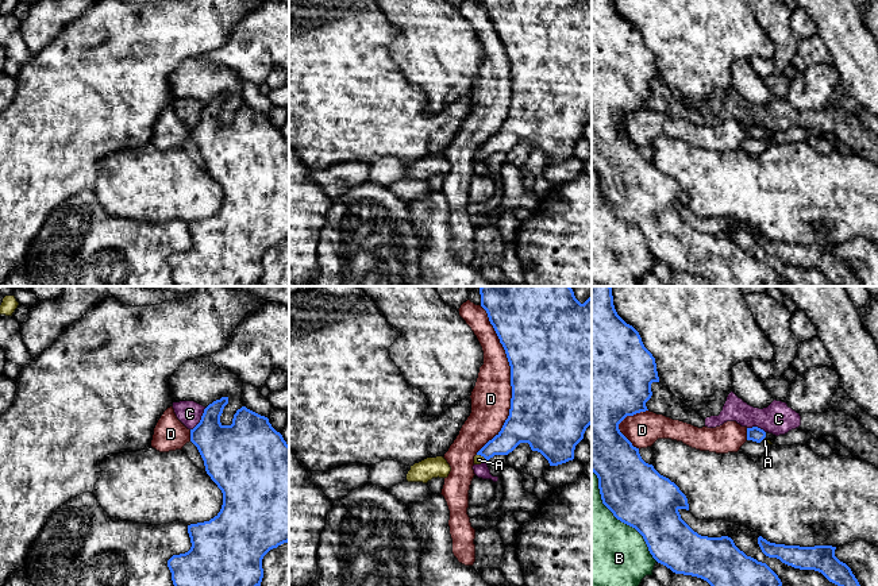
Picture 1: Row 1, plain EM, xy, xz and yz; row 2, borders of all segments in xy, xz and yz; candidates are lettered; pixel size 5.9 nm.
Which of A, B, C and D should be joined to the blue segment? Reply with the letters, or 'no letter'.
A

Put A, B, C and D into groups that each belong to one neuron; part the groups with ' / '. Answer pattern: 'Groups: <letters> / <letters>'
Groups: A / B / C / D

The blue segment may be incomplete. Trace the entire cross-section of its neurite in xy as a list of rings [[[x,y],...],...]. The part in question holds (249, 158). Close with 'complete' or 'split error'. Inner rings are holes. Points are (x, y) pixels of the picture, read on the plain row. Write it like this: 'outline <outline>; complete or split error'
outline [[[228,95],[209,101],[200,120],[190,127],[190,139],[197,144],[207,171],[223,190],[223,203],[209,219],[188,223],[190,247],[167,258],[176,286],[255,286],[263,275],[263,254],[289,239],[289,143],[267,115],[246,104],[236,108],[231,123],[223,123],[220,113],[227,101]]]; complete

